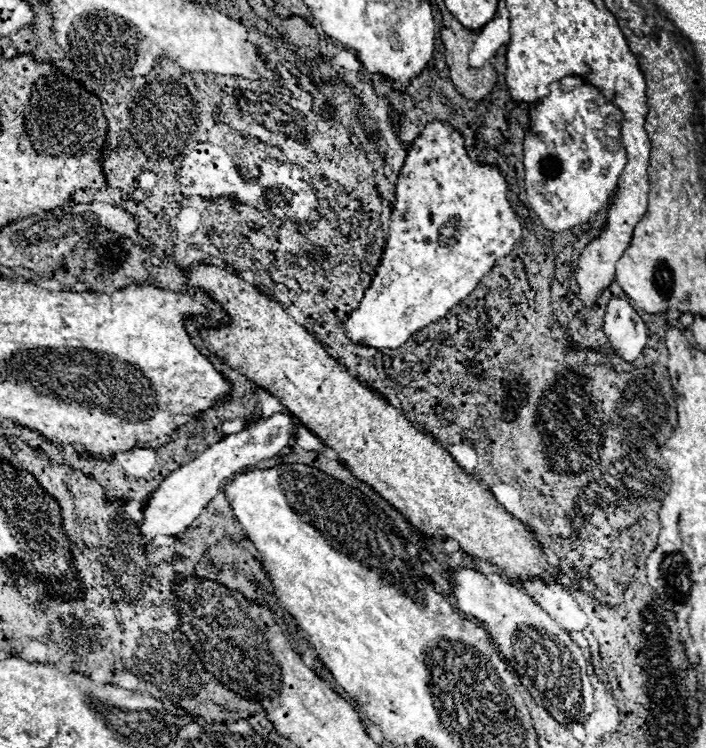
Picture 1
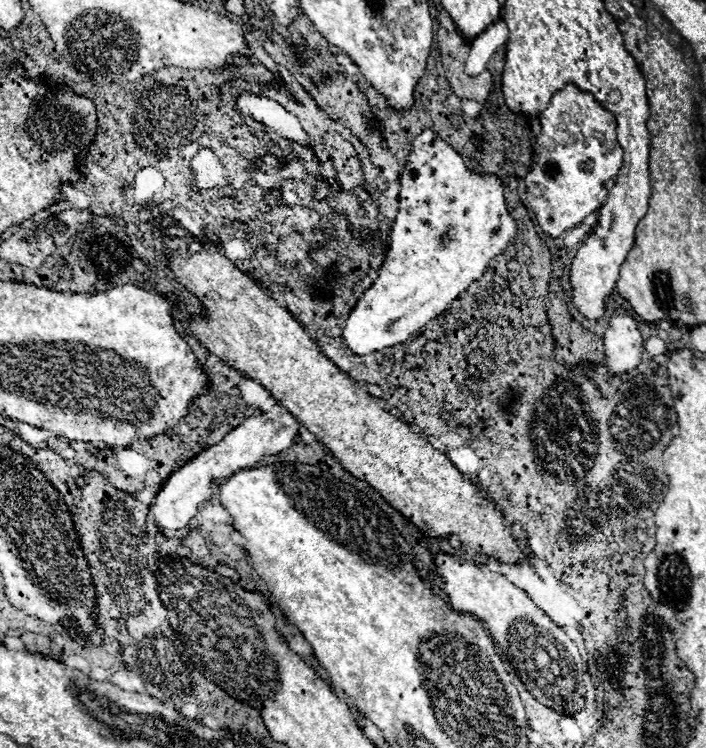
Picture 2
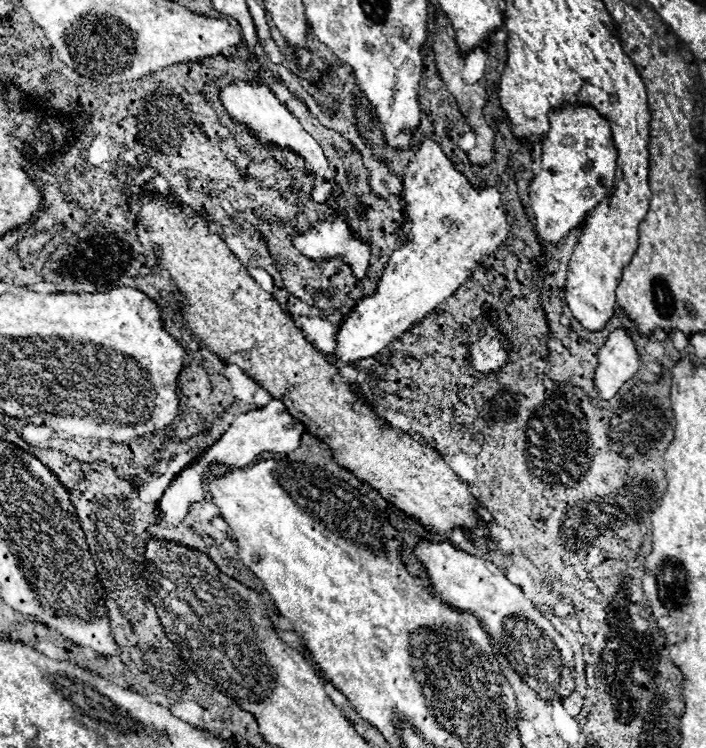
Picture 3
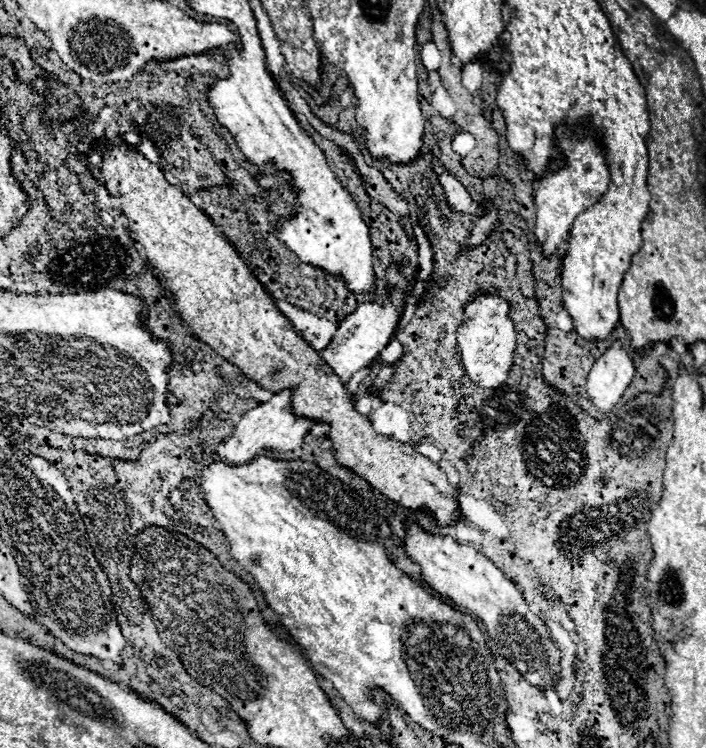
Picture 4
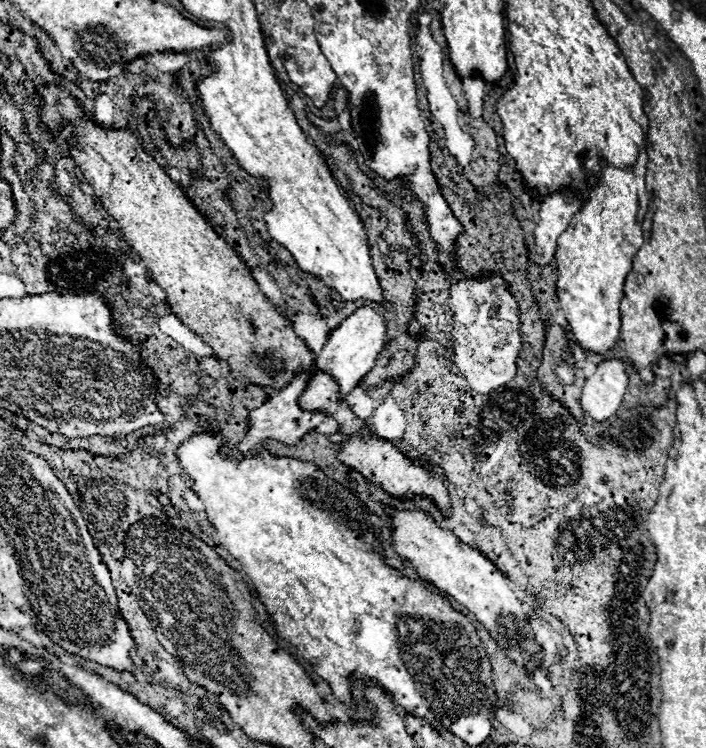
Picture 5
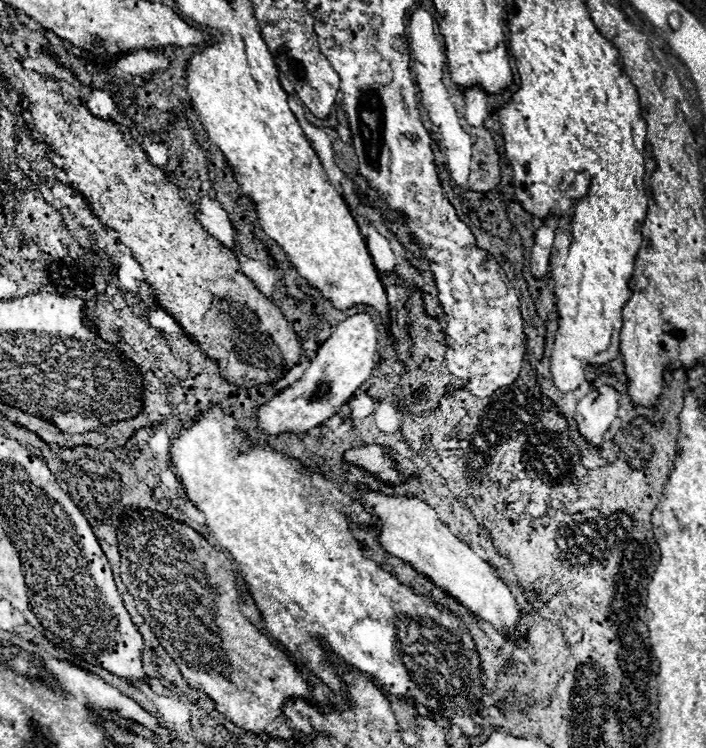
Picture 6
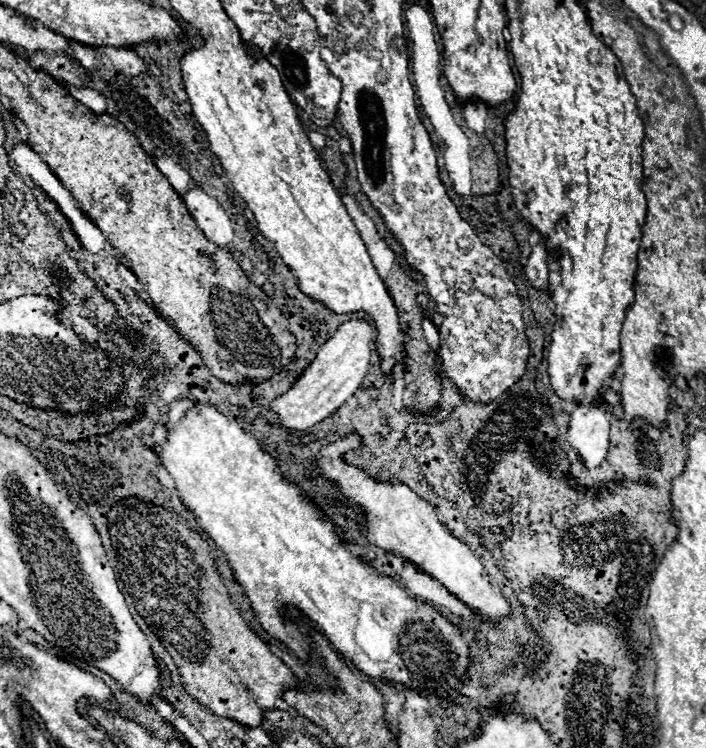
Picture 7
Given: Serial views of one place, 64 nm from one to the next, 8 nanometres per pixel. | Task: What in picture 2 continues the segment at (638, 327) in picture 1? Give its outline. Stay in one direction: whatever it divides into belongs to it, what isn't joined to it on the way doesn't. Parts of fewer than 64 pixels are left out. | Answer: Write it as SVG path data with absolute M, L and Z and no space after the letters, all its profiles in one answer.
M622 308L610 320L610 328L604 334L604 356L608 382L614 376L628 374L640 364L642 356L642 336L638 324Z

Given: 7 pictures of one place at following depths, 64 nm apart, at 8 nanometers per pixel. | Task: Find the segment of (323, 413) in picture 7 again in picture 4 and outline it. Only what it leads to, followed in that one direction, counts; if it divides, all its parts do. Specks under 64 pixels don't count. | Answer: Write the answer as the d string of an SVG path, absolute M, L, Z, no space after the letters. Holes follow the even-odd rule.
M392 266L392 268L388 270L386 278L388 278L388 284L400 288L400 290L396 290L396 292L392 294L392 300L390 300L388 304L372 304L372 302L360 304L352 314L348 314L348 316L340 322L340 326L338 326L334 338L330 340L330 344L326 346L326 350L320 352L322 360L334 370L334 374L344 382L344 386L348 386L350 378L352 378L356 372L368 368L368 366L380 356L380 350L386 348L386 344L390 342L390 338L392 338L392 334L394 334L394 330L396 330L396 324L398 324L398 320L400 320L400 314L404 312L406 302L414 296L414 284L408 284L408 282L402 278L402 274L396 270L396 266ZM286 388L278 394L274 394L268 402L248 410L240 418L232 438L216 448L216 454L226 462L244 464L244 462L250 462L262 448L272 448L272 450L282 450L282 452L296 450L296 448L302 446L304 434L308 434L314 424L316 424L316 420L294 414L294 410L292 410L292 390Z

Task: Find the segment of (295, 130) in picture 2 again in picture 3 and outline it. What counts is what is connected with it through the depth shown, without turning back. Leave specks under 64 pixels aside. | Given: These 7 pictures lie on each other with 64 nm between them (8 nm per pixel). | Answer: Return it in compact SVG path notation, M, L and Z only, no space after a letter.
M260 78L254 80L254 82L234 80L232 84L228 84L220 90L220 102L238 126L244 124L250 132L256 132L260 142L266 144L268 148L270 148L270 144L274 144L278 148L290 148L290 150L294 150L296 154L300 154L304 158L304 168L314 176L314 184L312 184L312 200L314 202L318 202L318 204L320 202L330 202L330 204L336 202L336 198L342 194L342 188L336 186L334 172L330 170L322 148L300 126L298 118L272 94L272 90L266 86L266 82L262 82Z

